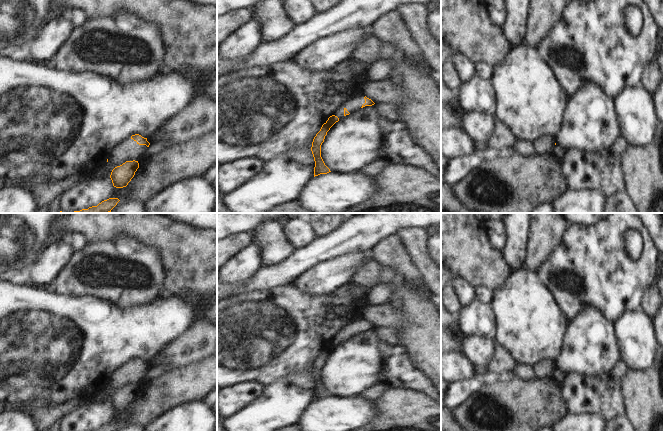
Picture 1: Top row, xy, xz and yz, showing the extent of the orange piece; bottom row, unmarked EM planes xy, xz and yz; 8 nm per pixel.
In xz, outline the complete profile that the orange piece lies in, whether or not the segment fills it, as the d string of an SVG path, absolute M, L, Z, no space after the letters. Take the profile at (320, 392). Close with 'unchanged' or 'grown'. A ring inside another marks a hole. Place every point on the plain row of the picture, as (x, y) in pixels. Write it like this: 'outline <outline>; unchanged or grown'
outline M330 340L328 344L322 349L320 355L316 358L316 360L313 363L311 375L315 385L314 401L320 398L327 398L331 396L330 393L325 389L321 381L321 369L324 366L327 356L338 345L339 342L337 340Z; unchanged

